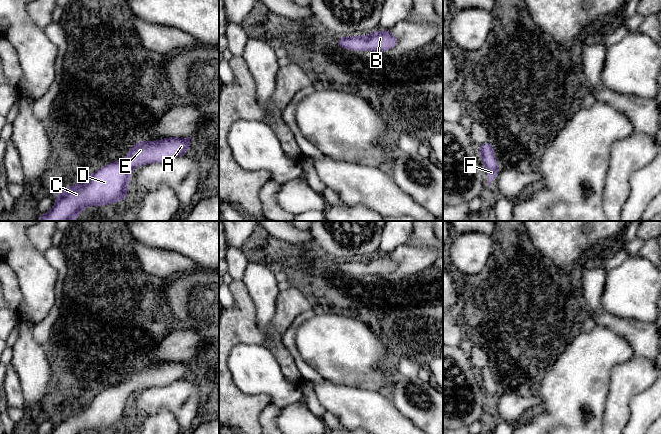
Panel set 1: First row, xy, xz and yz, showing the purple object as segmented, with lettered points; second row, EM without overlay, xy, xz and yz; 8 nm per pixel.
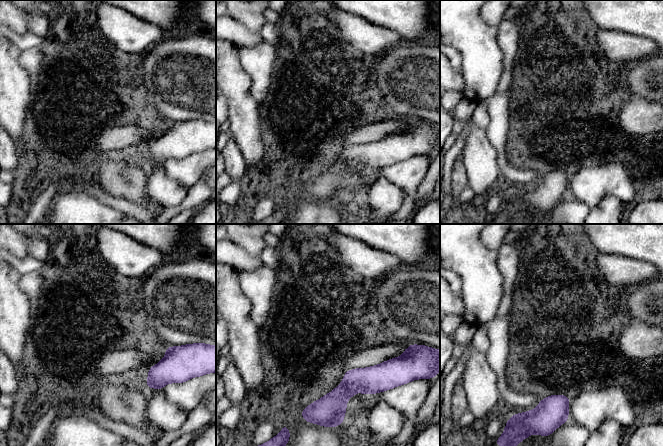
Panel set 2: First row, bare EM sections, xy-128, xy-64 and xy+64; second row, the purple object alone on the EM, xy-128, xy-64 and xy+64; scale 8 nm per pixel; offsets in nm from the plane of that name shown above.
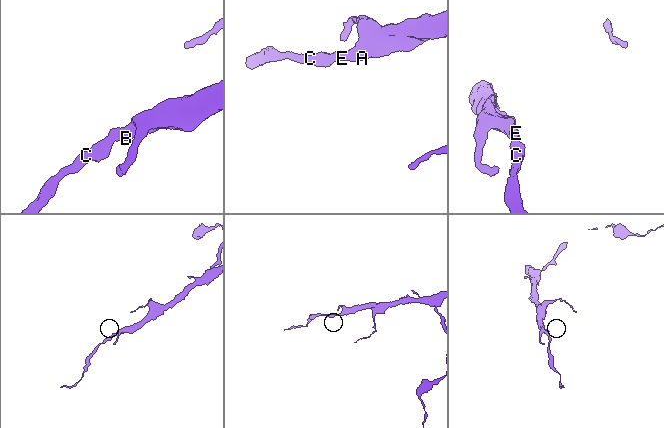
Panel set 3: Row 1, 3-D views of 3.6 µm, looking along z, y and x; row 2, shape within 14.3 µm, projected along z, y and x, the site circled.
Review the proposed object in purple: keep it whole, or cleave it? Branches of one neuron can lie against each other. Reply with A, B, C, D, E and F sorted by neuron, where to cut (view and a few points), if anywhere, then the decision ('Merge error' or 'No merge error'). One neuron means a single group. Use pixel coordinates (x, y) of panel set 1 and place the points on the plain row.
Groups: A B C D E F. No split. No merge error

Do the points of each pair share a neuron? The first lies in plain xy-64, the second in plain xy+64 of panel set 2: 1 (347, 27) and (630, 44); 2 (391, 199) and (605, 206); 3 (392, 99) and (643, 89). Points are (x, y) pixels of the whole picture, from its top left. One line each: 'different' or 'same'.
1: same
2: same
3: same

